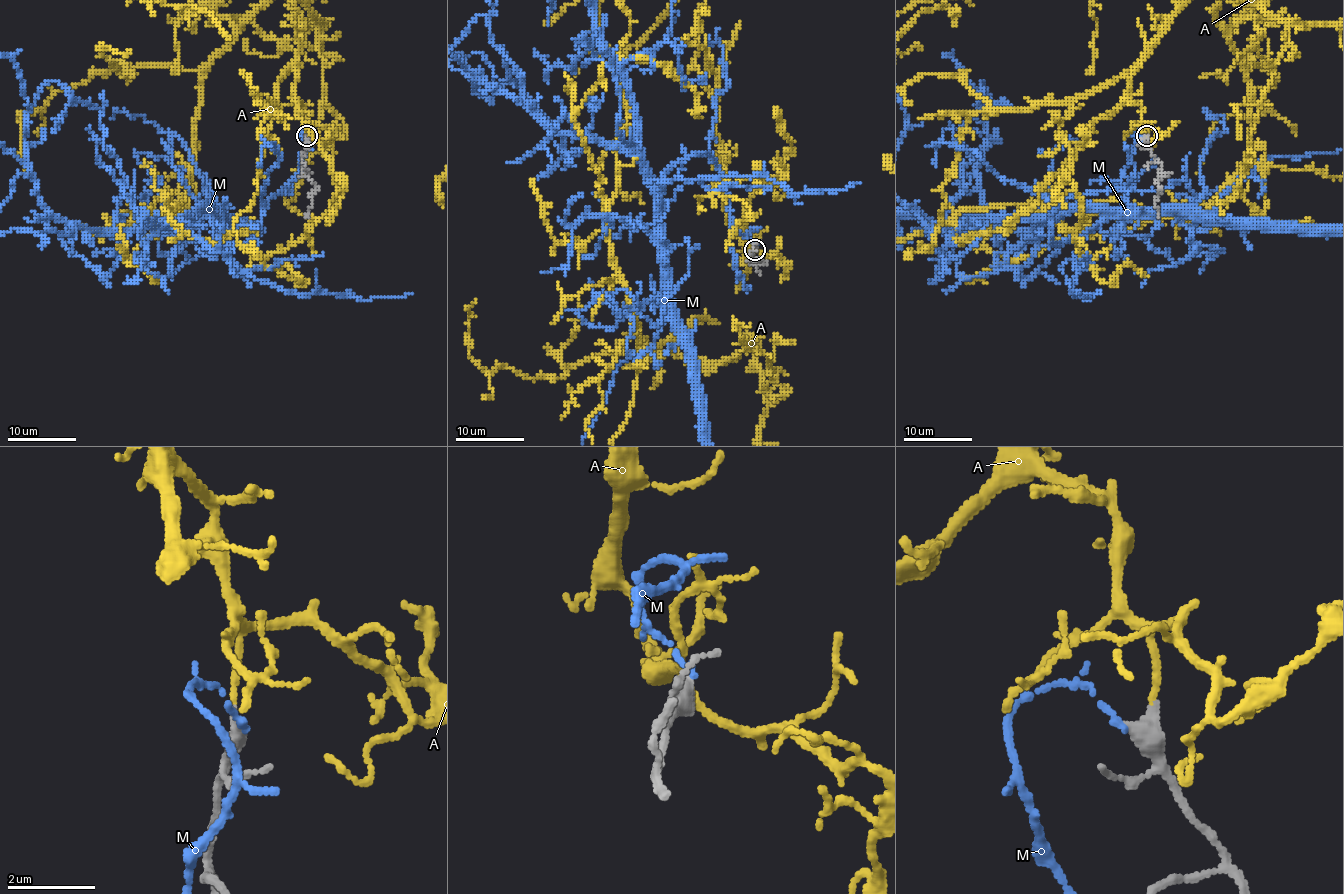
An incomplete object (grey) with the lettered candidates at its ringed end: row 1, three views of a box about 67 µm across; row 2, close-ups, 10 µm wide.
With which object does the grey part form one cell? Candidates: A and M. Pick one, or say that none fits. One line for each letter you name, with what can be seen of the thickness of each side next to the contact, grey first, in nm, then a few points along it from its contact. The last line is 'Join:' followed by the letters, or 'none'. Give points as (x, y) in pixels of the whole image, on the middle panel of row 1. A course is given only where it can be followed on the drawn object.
A: calibres 420 and 140 nm
Join: A

